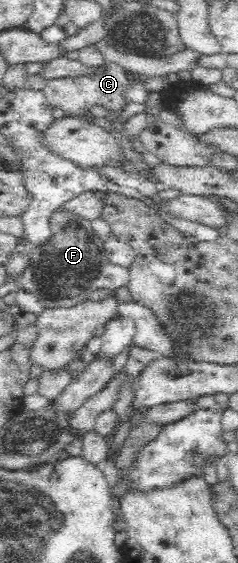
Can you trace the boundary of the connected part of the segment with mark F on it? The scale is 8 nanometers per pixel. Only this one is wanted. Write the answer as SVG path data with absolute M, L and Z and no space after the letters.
M59 210L52 214L49 228L51 236L33 251L34 259L19 278L20 288L35 294L43 307L55 308L76 306L89 300L93 292L111 284L100 272L100 262L110 262L101 249L104 242L95 235L88 220Z

